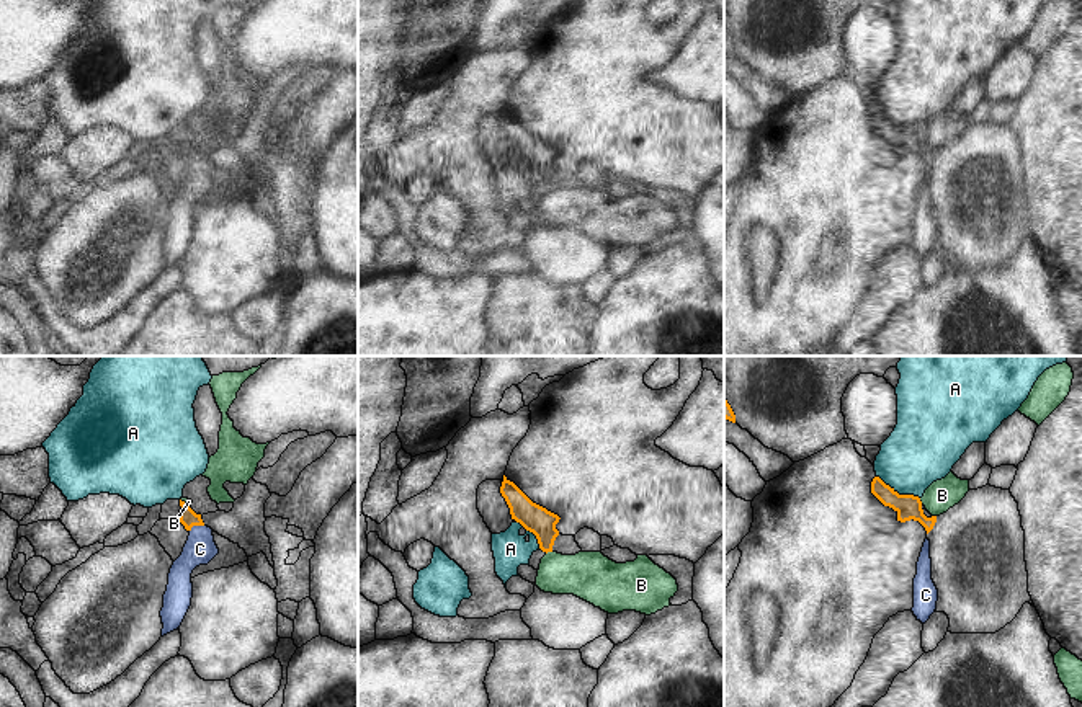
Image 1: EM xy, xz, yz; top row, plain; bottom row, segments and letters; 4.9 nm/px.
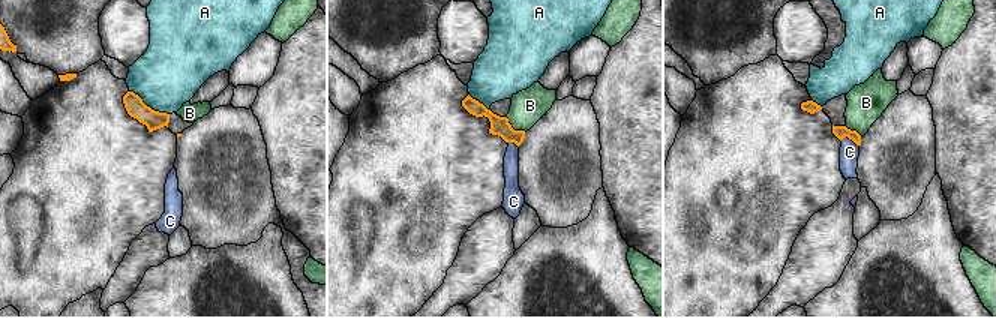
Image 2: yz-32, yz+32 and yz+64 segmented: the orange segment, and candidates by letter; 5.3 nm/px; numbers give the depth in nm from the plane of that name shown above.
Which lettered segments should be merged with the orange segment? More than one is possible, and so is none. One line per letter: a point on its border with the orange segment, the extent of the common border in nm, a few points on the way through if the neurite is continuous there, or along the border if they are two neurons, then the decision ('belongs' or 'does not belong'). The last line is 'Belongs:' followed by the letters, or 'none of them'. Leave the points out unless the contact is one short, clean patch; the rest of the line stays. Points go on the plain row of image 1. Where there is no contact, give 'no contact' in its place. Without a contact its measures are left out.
A: yz (896, 126) | 240 nm | along yz (876, 110), (899, 128), (912, 128), (919, 133) | does not belong
B: xz (548, 185) | 40 nm | along xz (551, 185), (546, 188) | does not belong
C: xy (195, 159) | 90 nm | across xy (188, 152), (195, 159), (200, 168), (200, 183) | belongs
Belongs: C

